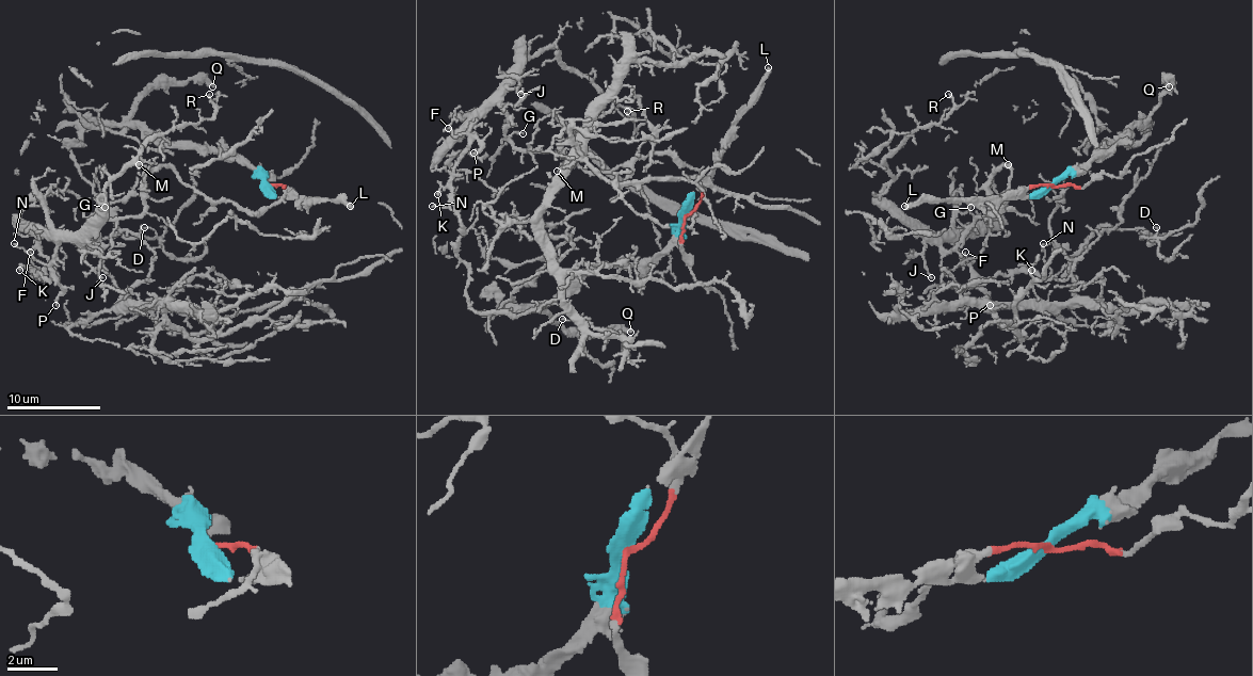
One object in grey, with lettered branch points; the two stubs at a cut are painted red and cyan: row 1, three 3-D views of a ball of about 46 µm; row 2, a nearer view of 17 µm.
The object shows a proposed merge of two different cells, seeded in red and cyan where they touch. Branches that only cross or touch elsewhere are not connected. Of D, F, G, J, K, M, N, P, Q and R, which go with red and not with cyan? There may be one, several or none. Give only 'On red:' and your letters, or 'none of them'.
On red: D, F, G, J, K, M, N, P, R

